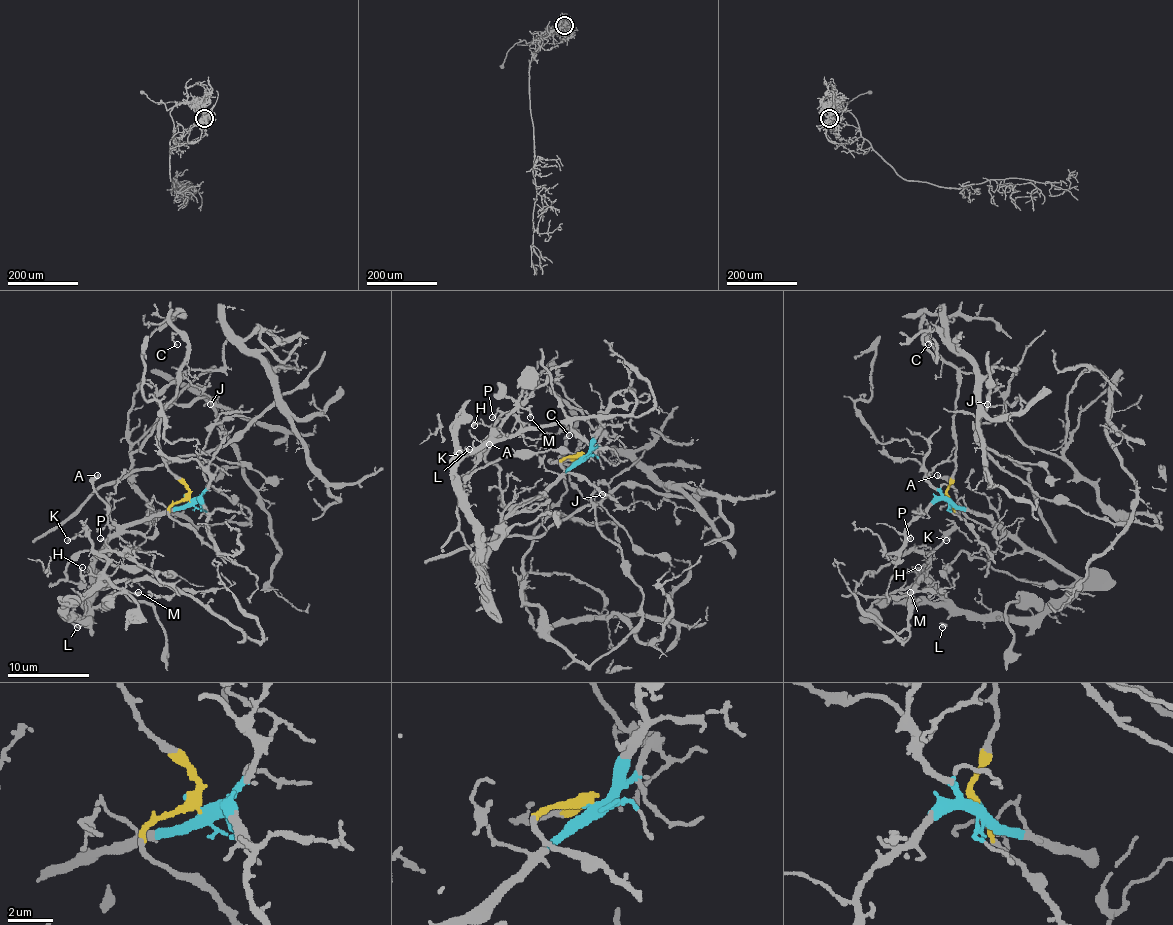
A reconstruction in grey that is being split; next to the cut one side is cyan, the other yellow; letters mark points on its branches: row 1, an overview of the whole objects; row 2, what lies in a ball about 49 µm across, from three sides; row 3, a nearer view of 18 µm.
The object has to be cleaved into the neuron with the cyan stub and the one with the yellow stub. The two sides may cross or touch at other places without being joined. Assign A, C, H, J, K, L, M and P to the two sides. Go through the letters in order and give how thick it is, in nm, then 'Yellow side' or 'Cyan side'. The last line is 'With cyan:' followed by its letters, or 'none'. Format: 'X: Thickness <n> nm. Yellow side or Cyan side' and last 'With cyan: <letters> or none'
A: Thickness 240 nm. Cyan side
C: Thickness 130 nm. Yellow side
H: Thickness 150 nm. Cyan side
J: Thickness 110 nm. Yellow side
K: Thickness 190 nm. Cyan side
L: Thickness 240 nm. Cyan side
M: Thickness 190 nm. Cyan side
P: Thickness 110 nm. Cyan side
With cyan: A, H, K, L, M, P

